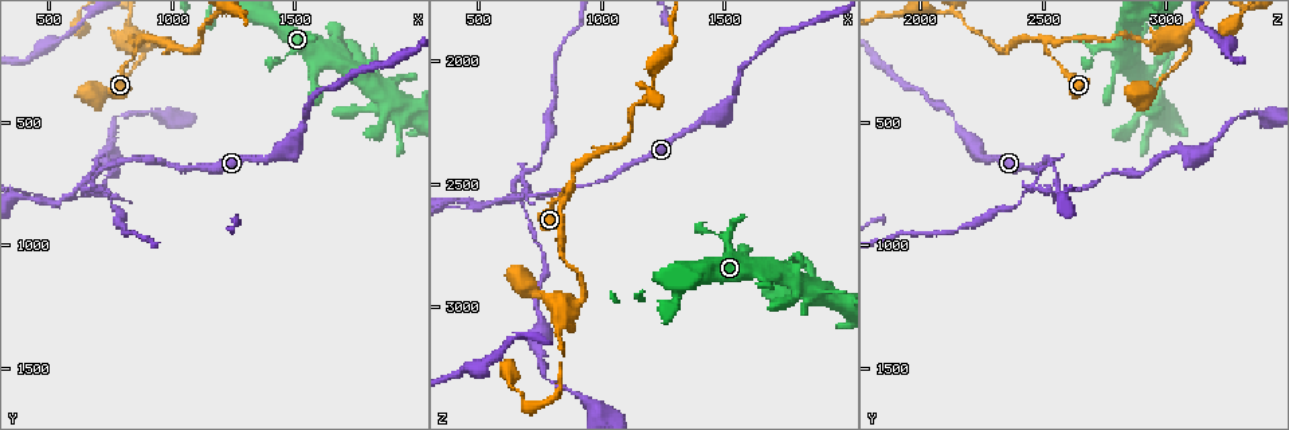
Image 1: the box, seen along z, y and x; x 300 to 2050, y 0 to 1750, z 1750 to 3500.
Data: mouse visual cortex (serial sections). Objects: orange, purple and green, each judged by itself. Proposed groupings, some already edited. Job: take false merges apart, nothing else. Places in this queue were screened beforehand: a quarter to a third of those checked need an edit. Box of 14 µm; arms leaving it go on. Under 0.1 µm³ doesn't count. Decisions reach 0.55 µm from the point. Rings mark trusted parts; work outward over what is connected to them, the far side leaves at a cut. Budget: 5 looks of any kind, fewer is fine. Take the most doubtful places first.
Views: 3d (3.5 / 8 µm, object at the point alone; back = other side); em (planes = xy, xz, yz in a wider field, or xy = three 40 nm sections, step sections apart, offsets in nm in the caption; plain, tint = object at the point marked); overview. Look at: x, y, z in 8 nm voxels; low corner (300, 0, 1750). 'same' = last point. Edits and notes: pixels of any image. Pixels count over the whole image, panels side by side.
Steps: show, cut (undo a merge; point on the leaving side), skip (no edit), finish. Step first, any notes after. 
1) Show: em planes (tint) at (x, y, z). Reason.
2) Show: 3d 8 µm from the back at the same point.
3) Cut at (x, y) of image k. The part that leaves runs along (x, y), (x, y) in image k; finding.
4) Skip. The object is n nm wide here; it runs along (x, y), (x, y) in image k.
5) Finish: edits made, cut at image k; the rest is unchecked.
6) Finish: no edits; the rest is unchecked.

Show: 3d 3.5 µm at (660, 800, 2550). Thin neck.

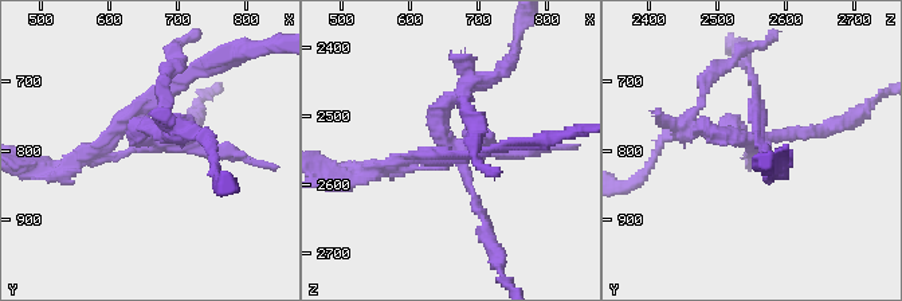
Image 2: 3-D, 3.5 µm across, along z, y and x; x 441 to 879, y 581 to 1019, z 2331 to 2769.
Show: em xy step 3 (tint) at the same point. Shape alone is not enough.

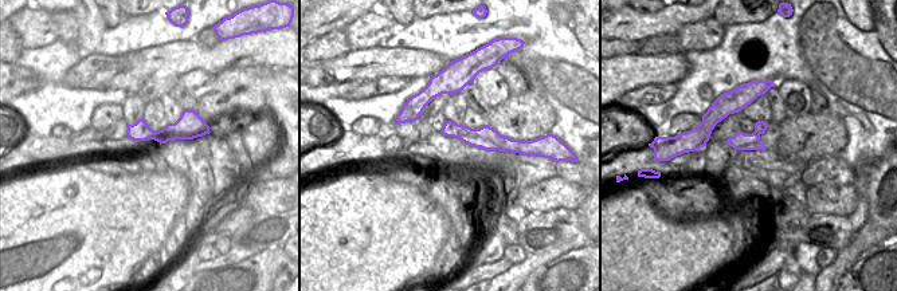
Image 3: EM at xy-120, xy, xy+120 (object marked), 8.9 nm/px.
Show: em xy step 1 (tint) at the same point.

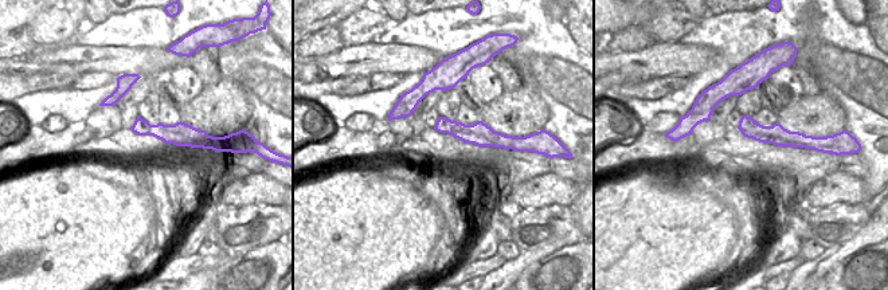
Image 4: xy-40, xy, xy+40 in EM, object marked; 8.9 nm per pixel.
Skip. Continuous, no second cell.

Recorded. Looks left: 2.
Show: 3d 3.5 µm at (870, 160, 2500). Sharp bend.

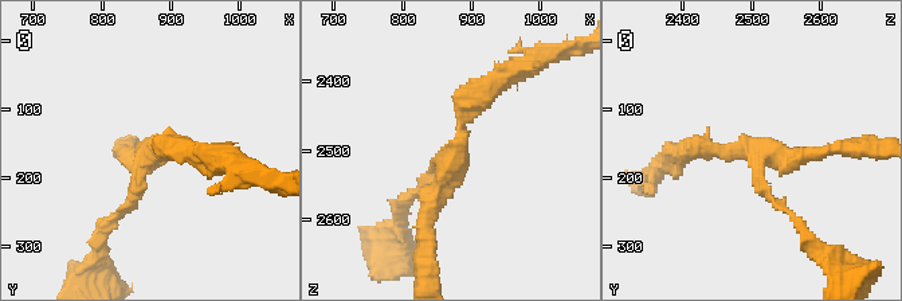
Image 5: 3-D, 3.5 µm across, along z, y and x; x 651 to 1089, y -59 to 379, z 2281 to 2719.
Show: em xy step 5 (tint) at (865, 170, 2510). 3 arms meet here; the arms are 100, 200, 250 nm wide; now the EM.

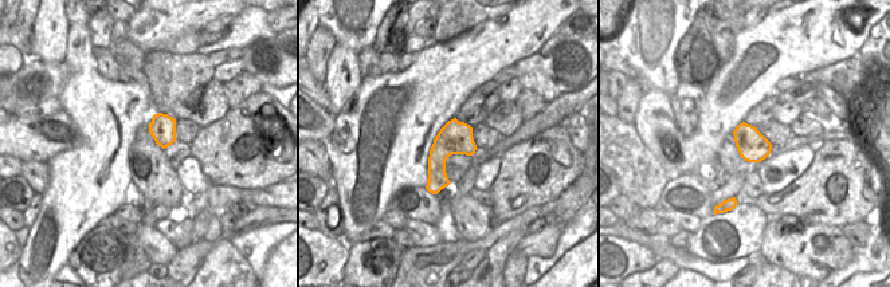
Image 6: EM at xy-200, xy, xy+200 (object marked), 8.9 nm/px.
Skip. It runs along (110, 223), (148, 161), (124, 149) in image 5; all the same cell.

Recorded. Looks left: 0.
Finish: no edits; the rest is unchecked.

